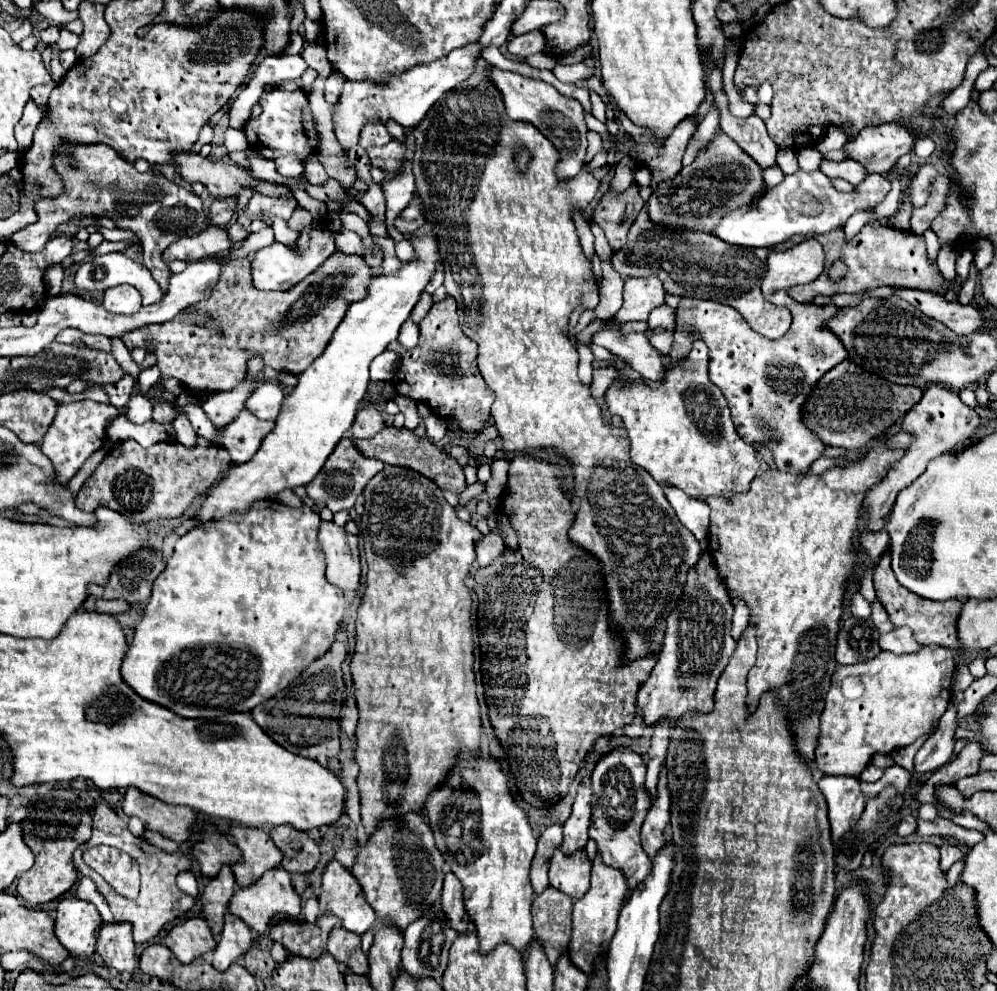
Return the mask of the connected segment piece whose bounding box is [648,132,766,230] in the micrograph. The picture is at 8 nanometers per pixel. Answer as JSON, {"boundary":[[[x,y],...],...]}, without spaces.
{"boundary":[[[724,132],[712,138],[712,144],[704,148],[696,160],[682,168],[672,182],[664,182],[648,198],[650,218],[654,222],[664,222],[664,226],[712,230],[720,222],[722,214],[742,206],[744,202],[754,202],[764,192],[762,168],[756,166]]]}

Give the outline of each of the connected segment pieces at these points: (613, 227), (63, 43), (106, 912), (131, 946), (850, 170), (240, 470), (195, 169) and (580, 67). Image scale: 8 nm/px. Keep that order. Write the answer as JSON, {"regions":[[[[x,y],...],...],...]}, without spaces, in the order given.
{"regions":[[[[632,186],[630,190],[626,190],[622,194],[606,192],[594,210],[594,222],[606,232],[606,238],[608,238],[608,244],[612,250],[618,250],[620,246],[624,246],[628,228],[634,220],[634,216],[626,218],[626,214],[624,214],[628,204],[634,204],[634,216],[636,216],[636,212],[640,212],[640,208],[642,208],[642,198],[638,192],[638,186]]],[[[62,28],[62,30],[60,30],[60,40],[58,40],[58,48],[60,48],[60,50],[70,50],[70,48],[74,48],[76,44],[78,44],[78,36],[76,36],[76,34],[72,34],[70,30]]],[[[84,876],[84,878],[80,880],[80,884],[78,884],[78,898],[92,902],[92,904],[98,908],[98,912],[100,912],[100,916],[102,916],[102,920],[104,920],[106,924],[112,924],[112,922],[114,922],[112,912],[110,912],[110,906],[108,906],[108,902],[104,900],[104,896],[96,890],[96,884],[92,882],[92,878]]],[[[130,924],[102,926],[96,944],[96,954],[106,962],[106,966],[118,970],[120,974],[134,974],[136,970],[136,944],[132,940]]],[[[824,160],[820,170],[830,176],[830,178],[844,178],[848,180],[852,186],[856,186],[862,178],[868,176],[868,170],[856,162],[856,160],[842,160],[842,162],[830,162],[830,160]]],[[[412,234],[410,244],[416,252],[416,260],[402,264],[394,274],[372,276],[366,286],[366,296],[350,304],[326,350],[298,376],[296,388],[284,398],[276,426],[262,440],[260,450],[246,464],[232,466],[228,476],[208,492],[198,510],[198,524],[212,522],[230,512],[244,514],[252,502],[272,498],[286,488],[292,490],[296,486],[306,486],[320,472],[326,458],[334,452],[336,444],[348,434],[354,422],[356,410],[370,382],[370,362],[398,338],[400,326],[408,320],[426,284],[444,262],[436,234]]],[[[192,150],[174,152],[174,166],[176,166],[178,174],[182,176],[182,180],[192,182],[192,184],[194,184],[194,182],[202,182],[214,198],[234,198],[234,196],[240,194],[240,190],[242,190],[244,186],[252,186],[254,192],[264,194],[264,196],[290,196],[290,194],[292,194],[286,186],[262,182],[262,180],[254,178],[248,170],[244,170],[244,168],[240,168],[240,166],[226,164],[226,162],[212,162],[212,160],[202,158],[198,152],[192,152]]],[[[580,62],[580,64],[570,64],[570,66],[556,64],[556,68],[554,68],[552,72],[554,72],[554,76],[556,76],[560,82],[576,84],[576,82],[592,76],[592,66],[586,66],[584,62]]]]}

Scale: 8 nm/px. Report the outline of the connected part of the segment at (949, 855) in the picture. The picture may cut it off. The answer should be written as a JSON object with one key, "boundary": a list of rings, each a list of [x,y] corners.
{"boundary":[[[942,844],[942,848],[940,848],[940,868],[942,868],[942,872],[948,872],[948,868],[962,858],[964,858],[964,854],[962,854],[960,848],[956,848],[954,844]]]}

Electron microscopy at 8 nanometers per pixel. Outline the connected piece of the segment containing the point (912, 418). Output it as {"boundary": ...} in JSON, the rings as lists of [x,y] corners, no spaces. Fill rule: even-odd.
{"boundary":[[[928,384],[924,388],[922,400],[902,420],[902,432],[908,432],[914,436],[912,444],[908,446],[904,456],[892,466],[892,470],[886,474],[886,478],[882,482],[878,482],[876,488],[870,488],[864,498],[864,514],[862,516],[866,520],[866,528],[870,532],[880,532],[884,528],[884,516],[888,516],[888,512],[892,510],[900,490],[908,488],[926,470],[926,466],[932,458],[956,448],[958,444],[966,442],[968,438],[974,438],[978,426],[980,426],[980,416],[972,408],[968,408],[958,398],[958,394],[954,390],[942,388],[938,384]]]}

